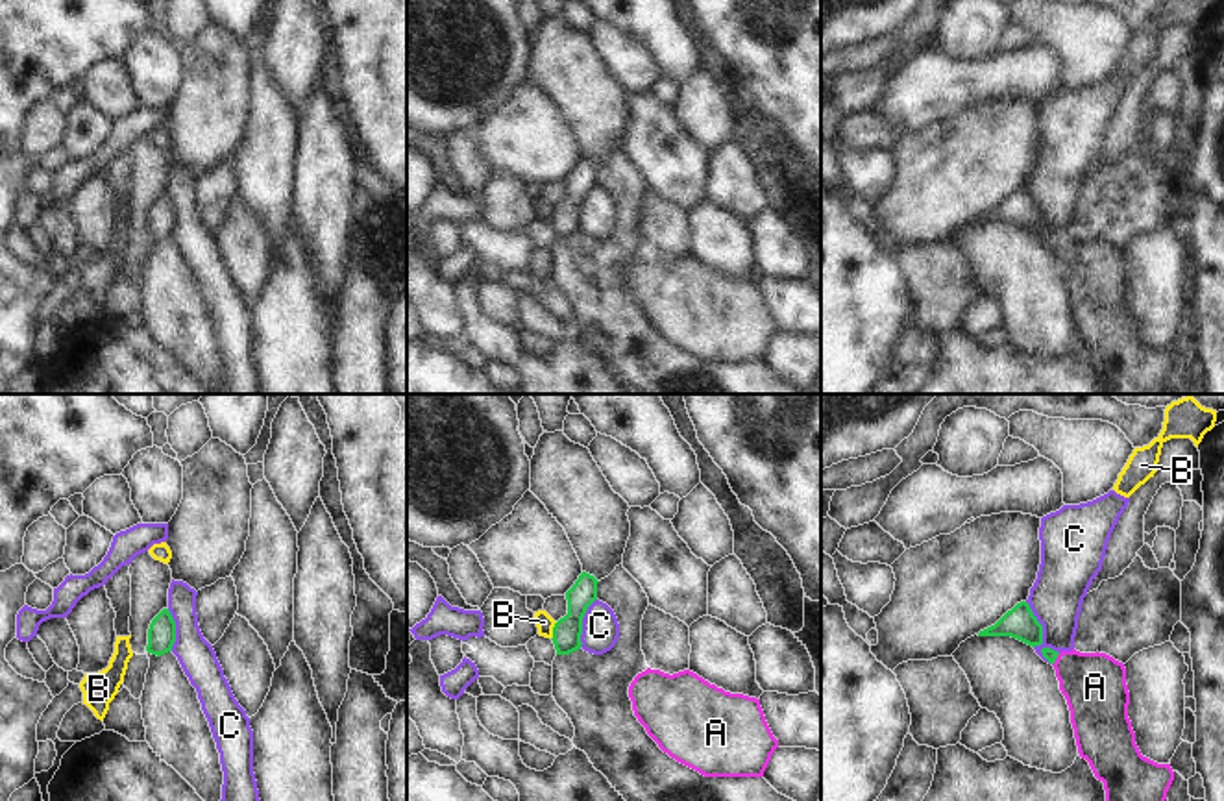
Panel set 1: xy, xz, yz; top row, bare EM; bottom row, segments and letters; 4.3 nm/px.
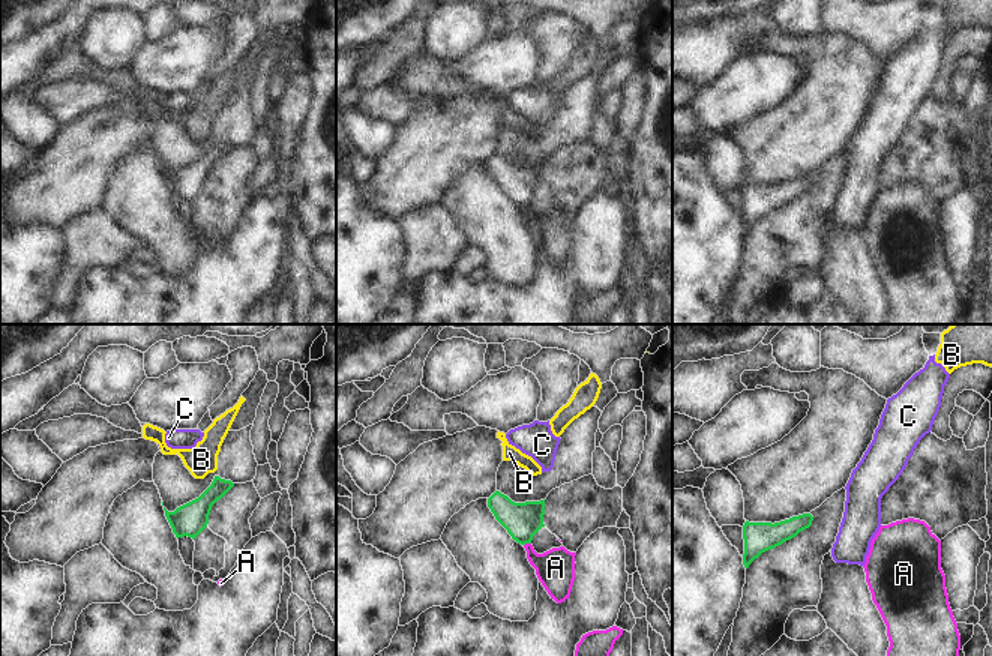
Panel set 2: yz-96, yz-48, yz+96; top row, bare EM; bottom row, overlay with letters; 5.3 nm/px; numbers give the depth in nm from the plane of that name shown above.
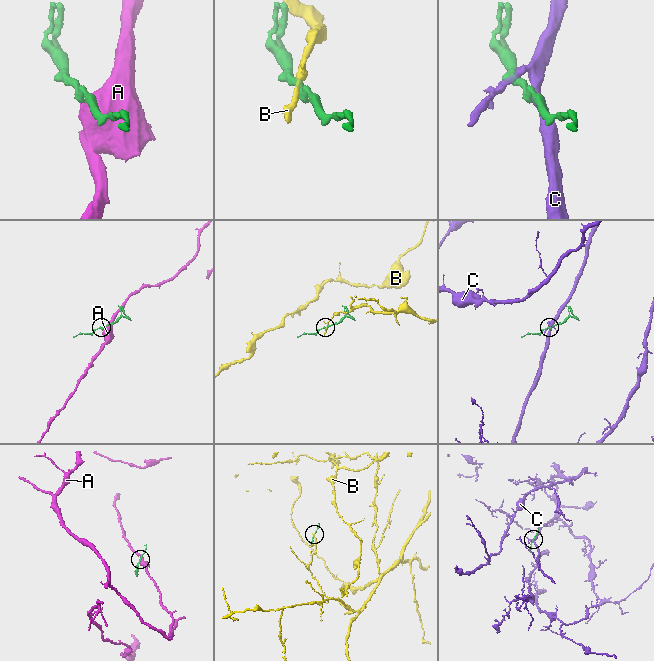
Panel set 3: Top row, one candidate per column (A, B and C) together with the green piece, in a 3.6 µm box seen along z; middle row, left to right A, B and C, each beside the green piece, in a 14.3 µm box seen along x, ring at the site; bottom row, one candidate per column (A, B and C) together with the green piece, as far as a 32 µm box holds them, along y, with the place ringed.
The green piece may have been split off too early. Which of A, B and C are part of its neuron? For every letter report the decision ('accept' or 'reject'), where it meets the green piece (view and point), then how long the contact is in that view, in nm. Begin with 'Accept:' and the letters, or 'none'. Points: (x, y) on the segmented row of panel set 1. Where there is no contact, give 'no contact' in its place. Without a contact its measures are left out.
Accept: none
A: reject; contact yz (1056, 657); length 70 nm
B: reject; contact xz (553, 631); length 80 nm
C: reject; contact yz (1041, 633); length 300 nm

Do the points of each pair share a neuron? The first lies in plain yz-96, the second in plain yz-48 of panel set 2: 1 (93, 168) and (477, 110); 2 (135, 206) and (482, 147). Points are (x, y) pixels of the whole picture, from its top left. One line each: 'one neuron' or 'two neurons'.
1: one neuron
2: two neurons

